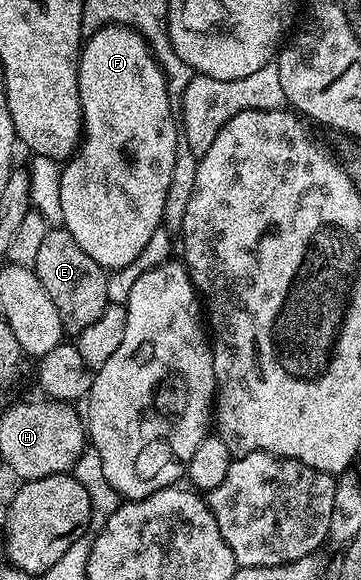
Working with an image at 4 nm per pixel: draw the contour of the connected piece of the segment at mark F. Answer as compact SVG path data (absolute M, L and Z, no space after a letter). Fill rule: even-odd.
M103 26L101 30L87 35L80 52L80 73L76 75L76 83L82 104L84 132L76 153L63 163L61 169L61 204L64 217L62 226L63 229L70 232L70 236L74 236L74 240L78 240L78 248L82 248L82 252L86 252L86 256L90 256L90 260L94 260L108 272L121 270L126 268L126 264L138 260L138 254L142 252L142 248L146 248L150 236L154 236L154 232L161 229L163 222L160 221L164 218L164 205L168 202L168 189L171 188L172 177L176 174L176 145L181 145L182 142L181 135L178 133L178 118L174 113L174 104L168 95L168 81L163 68L152 57L152 48L146 39L128 26Z

